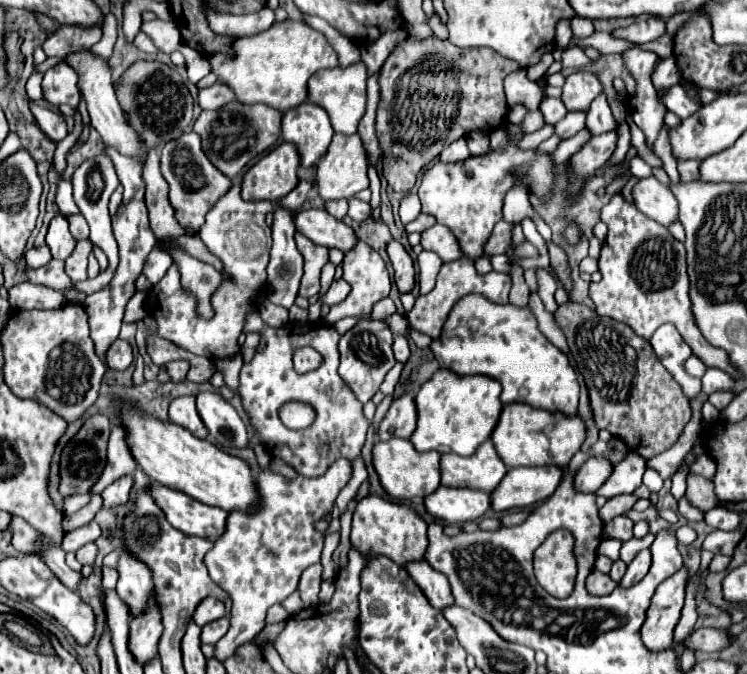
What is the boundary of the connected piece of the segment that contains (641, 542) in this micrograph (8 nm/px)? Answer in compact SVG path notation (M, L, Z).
M649 532L645 538L631 538L631 540L627 540L625 544L623 544L623 548L621 548L621 560L623 562L631 562L631 558L635 558L635 554L639 552L639 550L643 550L643 548L649 548L653 544L653 534Z

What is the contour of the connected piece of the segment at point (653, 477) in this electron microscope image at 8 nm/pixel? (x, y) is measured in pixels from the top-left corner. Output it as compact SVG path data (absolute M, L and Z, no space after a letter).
M647 470L645 476L643 476L643 484L645 484L651 492L659 492L661 486L663 486L663 480L661 480L661 476L659 476L655 470Z

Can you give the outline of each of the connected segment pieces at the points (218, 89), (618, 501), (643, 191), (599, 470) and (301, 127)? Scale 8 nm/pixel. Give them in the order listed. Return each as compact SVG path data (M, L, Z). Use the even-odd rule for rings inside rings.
M215 82L213 86L199 90L199 96L197 96L197 104L201 106L201 110L219 110L231 100L235 100L235 94L223 82Z
M623 494L623 496L615 496L615 498L611 498L611 500L607 500L605 502L605 506L599 510L599 516L601 516L601 520L603 522L609 522L609 520L613 520L615 516L619 516L619 514L625 514L625 512L629 512L633 506L635 506L635 502L637 502L639 498L635 496L635 494Z
M655 176L641 178L633 186L633 200L645 216L663 226L669 226L673 220L677 220L677 198Z
M597 456L589 458L575 474L575 490L579 492L595 492L611 474L611 464Z
M303 102L283 114L281 138L283 142L295 144L301 166L313 166L327 152L327 146L333 138L333 128L323 108Z

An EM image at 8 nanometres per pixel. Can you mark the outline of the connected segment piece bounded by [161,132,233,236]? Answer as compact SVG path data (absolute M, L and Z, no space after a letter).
M185 132L177 140L171 140L163 146L163 150L161 150L161 174L171 186L169 200L171 200L171 206L175 208L177 222L189 232L189 236L199 232L199 228L205 222L207 210L211 210L211 206L223 194L227 194L227 190L231 190L231 186L233 186L231 178L221 174L221 170L215 170L211 160L203 154L199 134L195 134L195 132Z

